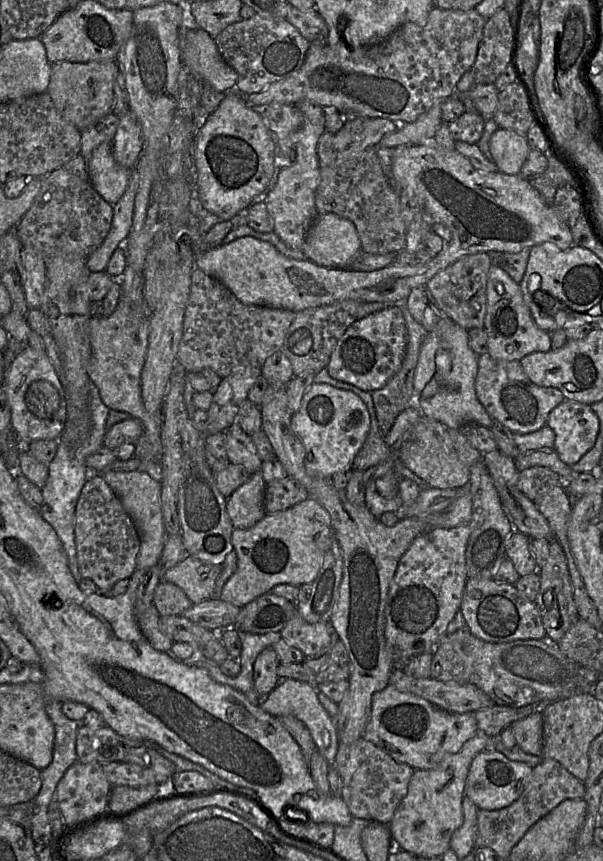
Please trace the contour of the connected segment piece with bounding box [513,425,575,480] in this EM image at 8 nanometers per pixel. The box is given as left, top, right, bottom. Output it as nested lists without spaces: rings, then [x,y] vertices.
[[[545,425],[528,434],[513,433],[513,440],[519,450],[519,454],[514,459],[517,470],[543,466],[556,472],[562,480],[574,477],[574,471],[554,450],[555,433],[549,426]]]

